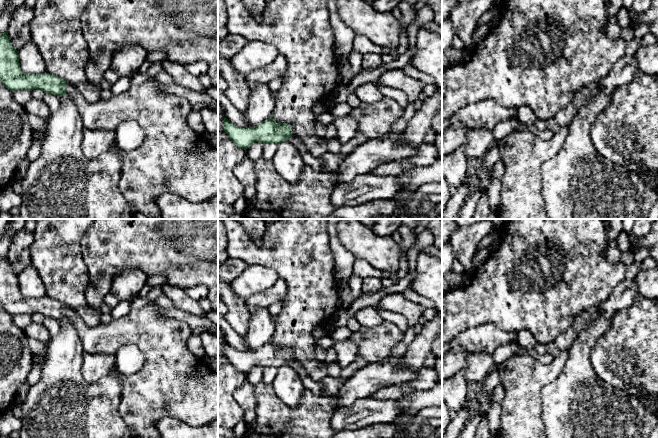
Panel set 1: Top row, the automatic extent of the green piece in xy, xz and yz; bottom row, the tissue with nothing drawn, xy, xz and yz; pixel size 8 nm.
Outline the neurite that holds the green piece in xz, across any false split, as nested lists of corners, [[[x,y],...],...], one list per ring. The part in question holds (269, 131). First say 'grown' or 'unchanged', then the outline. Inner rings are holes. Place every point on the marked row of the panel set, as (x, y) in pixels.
grown; [[[273,116],[255,127],[241,128],[231,123],[226,117],[223,123],[228,137],[240,148],[246,150],[256,142],[280,144],[289,140],[300,151],[306,166],[320,172],[335,172],[346,156],[326,152],[321,157],[313,157],[292,134],[291,126],[277,123]]]

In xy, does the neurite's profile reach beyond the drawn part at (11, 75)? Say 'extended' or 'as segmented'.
extended

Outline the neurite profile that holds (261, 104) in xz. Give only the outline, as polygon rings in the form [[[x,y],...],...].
[[[268,84],[256,85],[249,97],[243,117],[249,127],[255,127],[268,120],[275,108],[275,93]]]

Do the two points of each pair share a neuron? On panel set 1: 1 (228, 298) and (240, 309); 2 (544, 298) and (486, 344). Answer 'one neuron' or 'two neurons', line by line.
1: one neuron
2: two neurons

